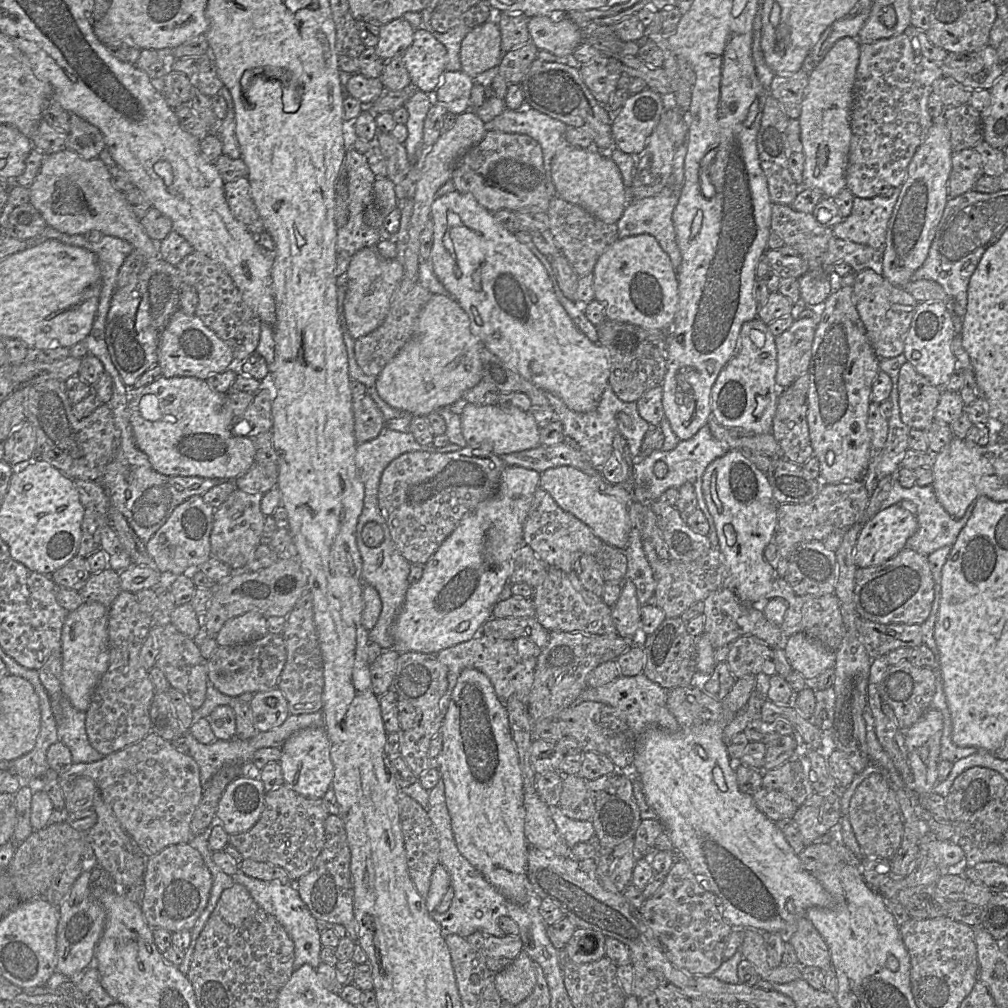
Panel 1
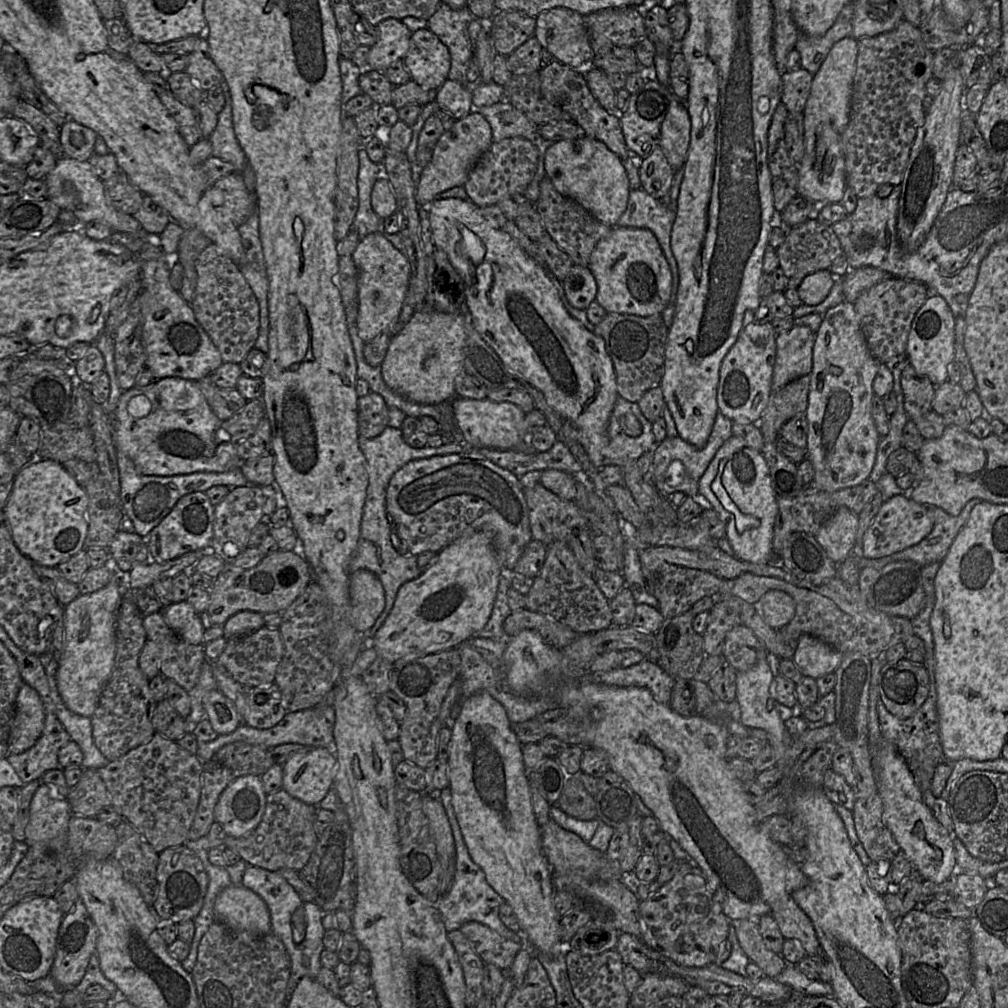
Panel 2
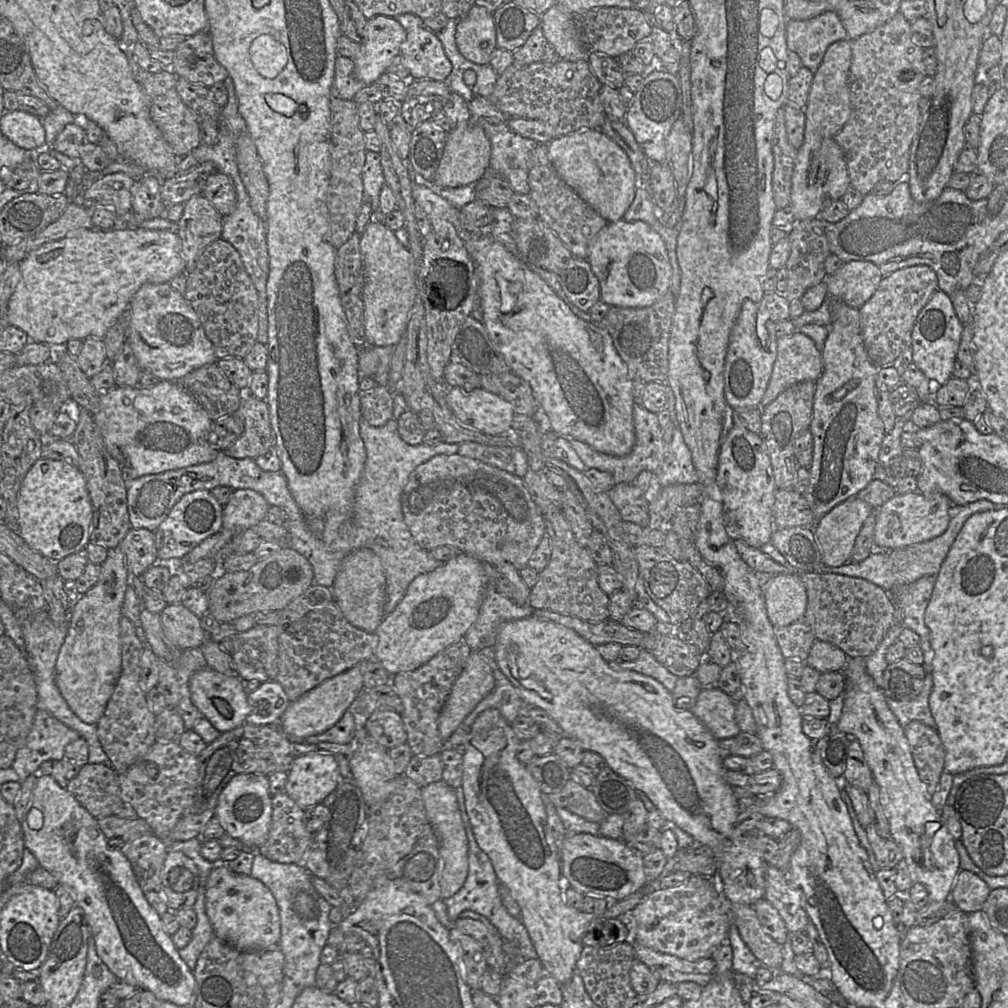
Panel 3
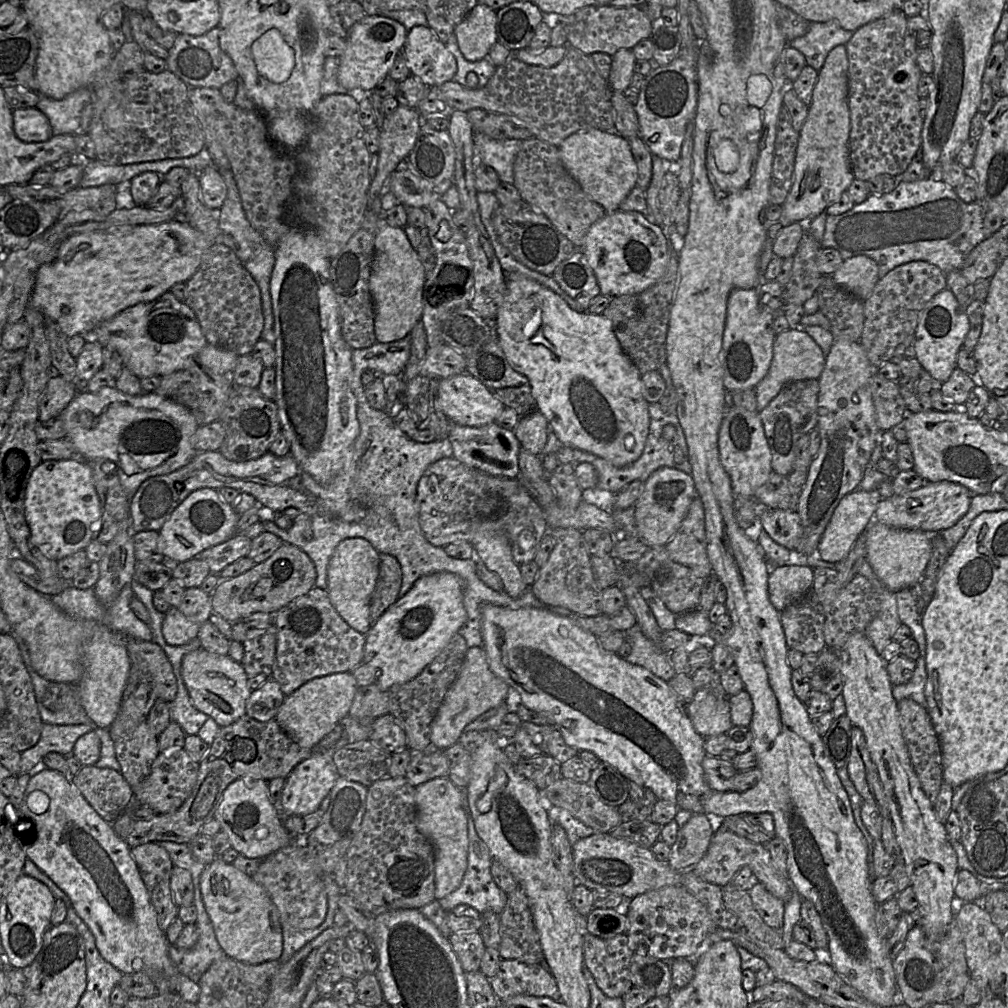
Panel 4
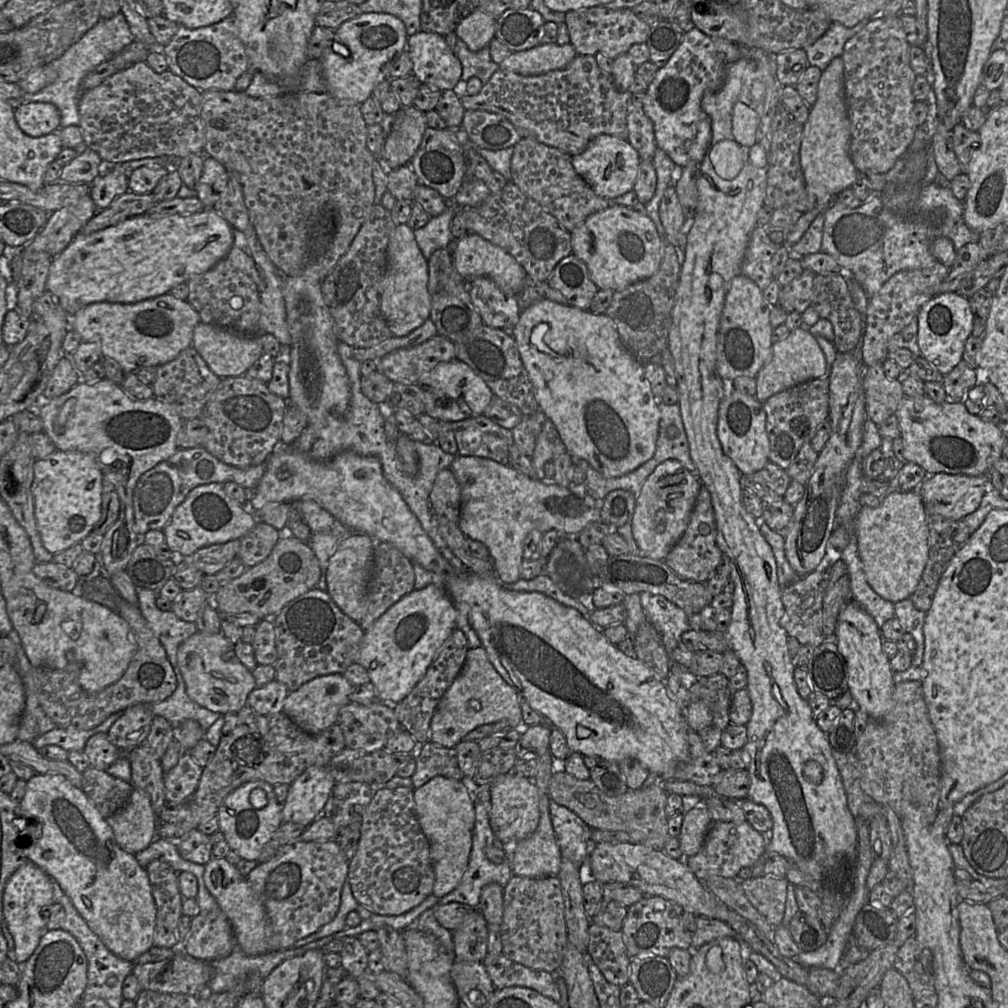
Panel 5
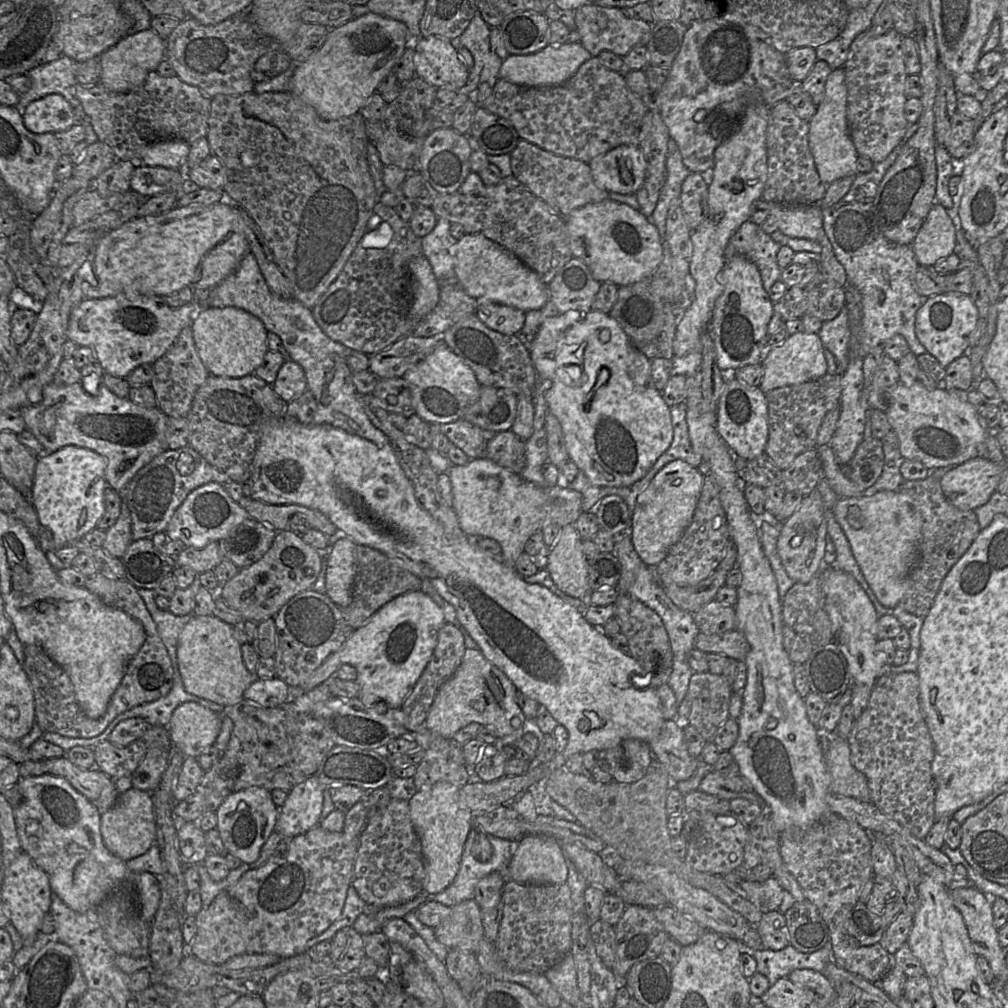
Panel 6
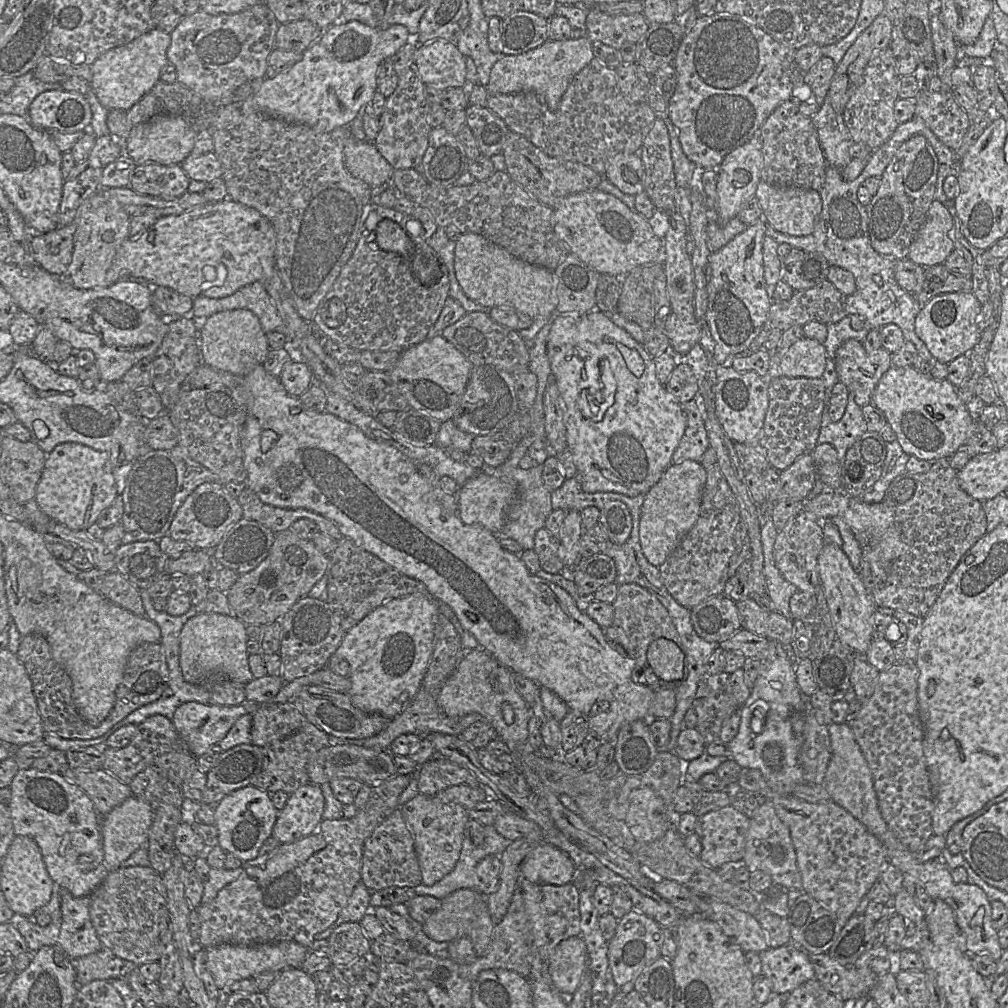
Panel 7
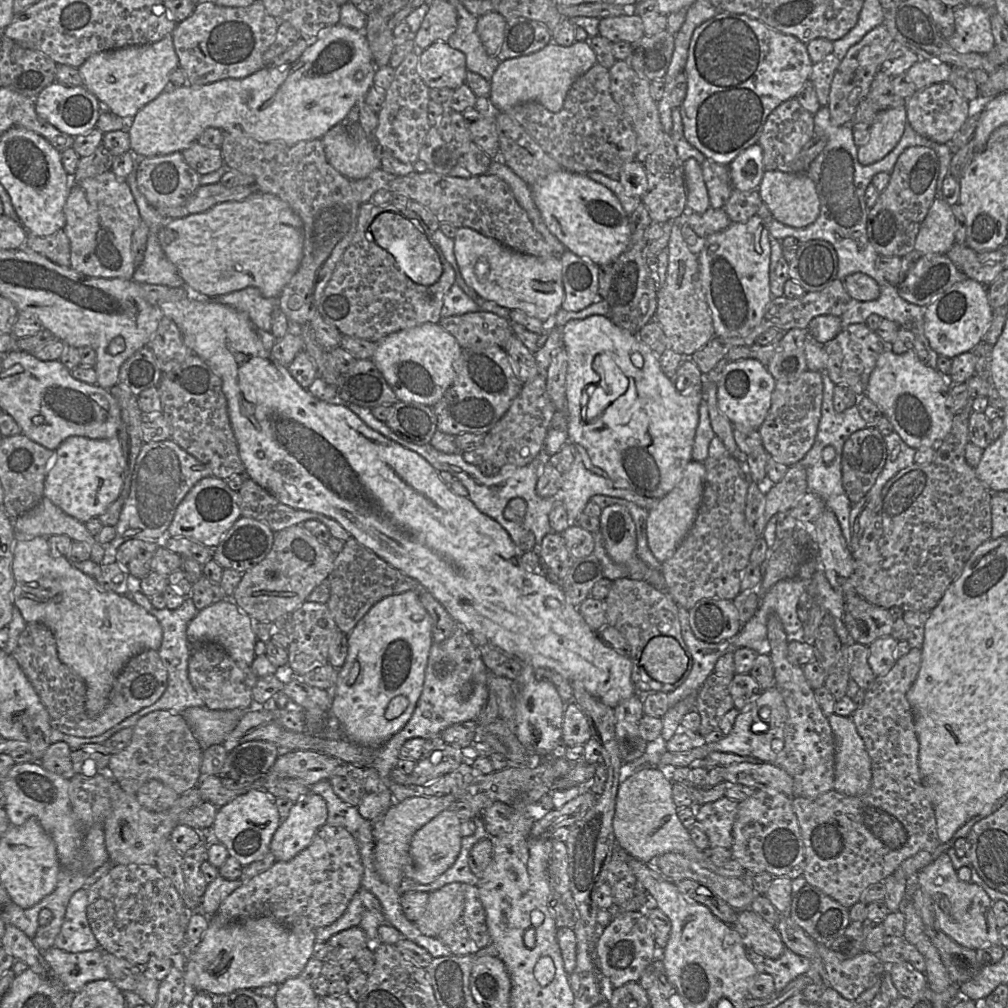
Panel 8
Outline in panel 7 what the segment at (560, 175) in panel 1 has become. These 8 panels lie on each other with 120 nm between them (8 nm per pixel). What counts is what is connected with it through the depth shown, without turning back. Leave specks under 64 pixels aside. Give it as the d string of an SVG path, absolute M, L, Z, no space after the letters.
M618 153L607 162L605 172L613 185L625 194L637 195L644 191L645 168L638 153Z

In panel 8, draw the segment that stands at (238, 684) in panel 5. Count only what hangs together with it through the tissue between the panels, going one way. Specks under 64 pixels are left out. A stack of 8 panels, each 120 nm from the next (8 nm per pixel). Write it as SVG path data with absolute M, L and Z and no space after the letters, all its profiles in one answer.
M224 598L198 611L187 626L187 639L190 645L201 642L218 644L233 660L251 666L256 657L254 648L258 640L254 632L254 625L255 622L233 600Z

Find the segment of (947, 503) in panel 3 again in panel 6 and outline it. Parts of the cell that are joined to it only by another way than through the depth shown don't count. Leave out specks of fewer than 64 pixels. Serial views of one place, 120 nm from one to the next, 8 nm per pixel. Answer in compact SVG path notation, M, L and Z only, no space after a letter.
M977 456L946 472L940 479L942 491L958 509L974 510L997 491L1005 466Z

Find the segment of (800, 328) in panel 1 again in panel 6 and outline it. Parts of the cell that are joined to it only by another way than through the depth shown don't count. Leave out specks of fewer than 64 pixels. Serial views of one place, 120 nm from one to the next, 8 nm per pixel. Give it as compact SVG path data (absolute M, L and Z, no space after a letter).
M805 331L789 335L781 344L767 348L761 362L764 371L759 388L766 394L776 388L801 384L824 376L827 373L824 349L817 333Z

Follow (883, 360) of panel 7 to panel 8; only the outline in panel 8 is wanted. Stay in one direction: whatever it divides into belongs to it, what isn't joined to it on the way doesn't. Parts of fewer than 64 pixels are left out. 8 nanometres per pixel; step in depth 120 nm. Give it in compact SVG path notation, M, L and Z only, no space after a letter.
M865 323L851 324L846 328L842 328L836 337L823 345L826 355L825 368L835 385L848 386L858 397L860 397L865 394L869 377L876 366L879 355L886 347L888 346L883 343L876 332L870 330Z

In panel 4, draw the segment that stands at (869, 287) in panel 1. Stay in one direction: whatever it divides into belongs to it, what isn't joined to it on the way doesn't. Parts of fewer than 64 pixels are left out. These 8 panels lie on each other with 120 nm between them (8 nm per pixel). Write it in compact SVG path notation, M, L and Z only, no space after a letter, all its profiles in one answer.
M912 261L897 266L879 279L872 294L864 301L864 327L860 338L860 344L876 369L892 361L896 347L915 333L926 305L946 287L946 274L925 261Z

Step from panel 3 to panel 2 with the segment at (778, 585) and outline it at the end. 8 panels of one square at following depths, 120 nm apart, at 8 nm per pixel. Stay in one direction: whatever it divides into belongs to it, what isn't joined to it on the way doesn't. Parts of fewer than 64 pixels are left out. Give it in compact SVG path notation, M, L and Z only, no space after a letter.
M769 590L753 605L758 606L764 622L775 630L785 627L795 615L793 598L781 590Z

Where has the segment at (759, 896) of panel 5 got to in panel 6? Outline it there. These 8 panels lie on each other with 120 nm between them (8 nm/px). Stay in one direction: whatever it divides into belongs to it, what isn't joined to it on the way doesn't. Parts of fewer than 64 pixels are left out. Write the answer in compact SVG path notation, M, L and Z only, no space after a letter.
M736 871L723 878L730 889L752 902L762 913L779 911L785 889L776 878L770 877L763 882L748 881L737 875Z

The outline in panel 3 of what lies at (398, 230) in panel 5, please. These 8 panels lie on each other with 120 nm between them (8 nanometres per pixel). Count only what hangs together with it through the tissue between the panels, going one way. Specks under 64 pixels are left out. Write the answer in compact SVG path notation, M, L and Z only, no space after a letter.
M370 222L360 239L364 267L364 322L369 346L395 346L406 332L410 311L418 297L416 262L384 223Z

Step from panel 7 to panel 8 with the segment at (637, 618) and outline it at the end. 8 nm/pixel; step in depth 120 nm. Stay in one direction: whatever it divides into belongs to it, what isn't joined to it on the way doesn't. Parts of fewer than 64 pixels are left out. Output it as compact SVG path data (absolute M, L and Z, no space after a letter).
M619 578L612 582L610 591L604 600L606 608L607 624L616 628L625 638L630 646L630 660L632 662L632 681L637 692L641 695L650 692L669 693L675 690L683 682L681 678L675 683L662 683L652 678L641 666L642 652L647 643L659 635L671 636L675 638L686 655L691 653L683 640L681 626L678 617L679 605L667 593L666 590L659 590L650 583L632 578Z

